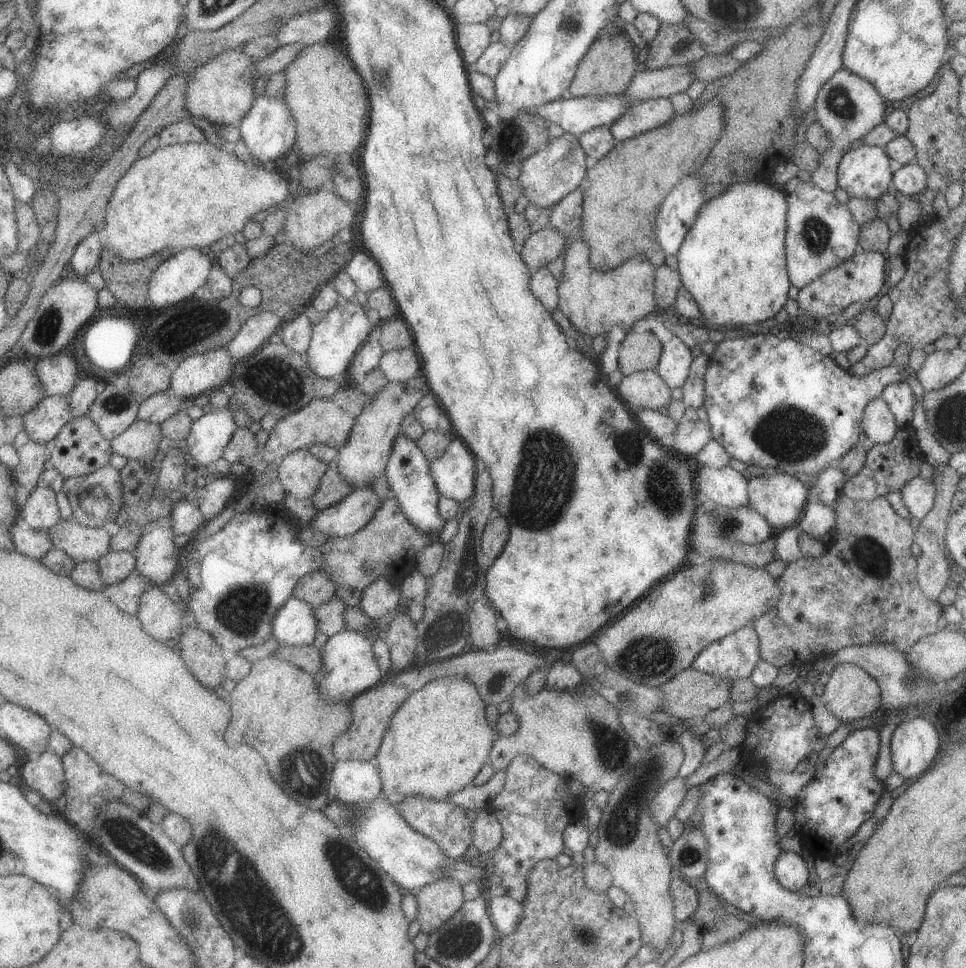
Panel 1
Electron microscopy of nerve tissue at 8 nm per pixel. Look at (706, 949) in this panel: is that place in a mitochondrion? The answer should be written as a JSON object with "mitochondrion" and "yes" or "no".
{"mitochondrion":"no"}

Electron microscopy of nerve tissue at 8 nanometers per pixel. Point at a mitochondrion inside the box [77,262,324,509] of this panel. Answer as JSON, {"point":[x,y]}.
{"point":[263,374]}

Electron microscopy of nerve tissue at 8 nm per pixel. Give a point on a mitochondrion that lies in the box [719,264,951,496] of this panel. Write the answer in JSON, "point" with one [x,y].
{"point":[792,435]}

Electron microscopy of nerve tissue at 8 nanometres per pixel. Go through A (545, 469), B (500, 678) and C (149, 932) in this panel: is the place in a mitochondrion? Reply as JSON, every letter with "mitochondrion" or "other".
{"A":"mitochondrion","B":"mitochondrion","C":"other"}

